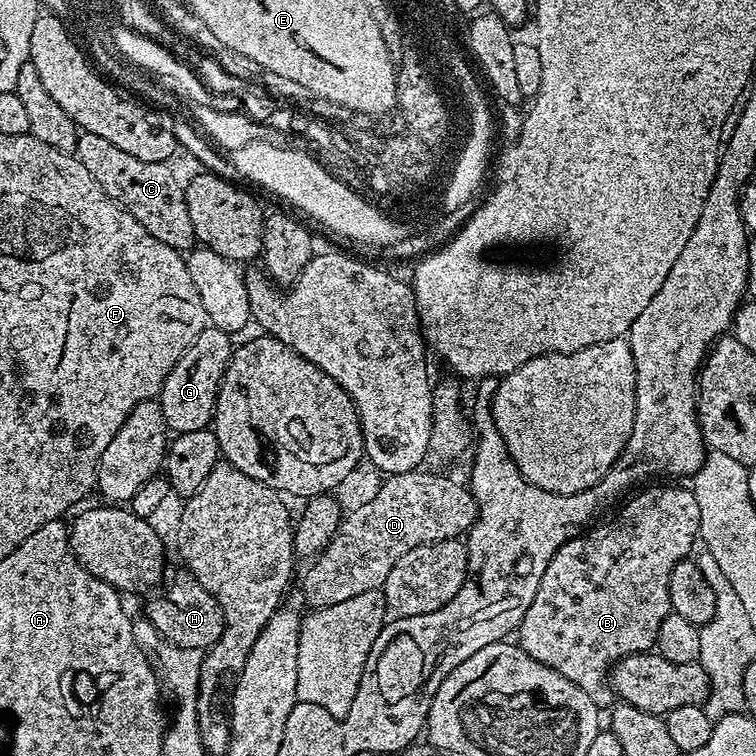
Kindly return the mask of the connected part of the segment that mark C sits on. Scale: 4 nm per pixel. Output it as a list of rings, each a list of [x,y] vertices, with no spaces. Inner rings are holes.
[[[81,131],[74,153],[77,160],[94,174],[98,186],[102,186],[104,193],[114,198],[158,242],[166,242],[174,251],[187,254],[197,247],[196,231],[190,223],[190,210],[186,210],[184,184],[168,169],[167,163],[142,162],[142,158],[134,158],[134,154],[126,154],[126,150],[118,150],[114,142],[100,137],[99,134],[90,134]]]

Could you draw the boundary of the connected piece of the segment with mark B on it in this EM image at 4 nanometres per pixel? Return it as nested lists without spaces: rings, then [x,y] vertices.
[[[668,482],[665,488],[648,488],[645,492],[638,493],[613,520],[608,520],[605,524],[600,525],[597,523],[581,532],[579,536],[575,536],[573,540],[566,541],[556,551],[554,558],[550,558],[550,566],[546,566],[546,574],[542,574],[542,582],[538,582],[538,594],[534,594],[534,602],[530,602],[530,610],[526,610],[520,623],[518,643],[524,652],[530,654],[530,658],[534,658],[538,662],[550,666],[558,674],[562,674],[562,678],[574,682],[574,686],[578,686],[586,694],[590,694],[590,698],[597,706],[613,703],[614,693],[610,683],[610,673],[622,657],[633,656],[639,652],[650,652],[655,649],[658,626],[662,626],[662,618],[666,618],[668,613],[672,611],[670,606],[670,570],[674,570],[674,566],[678,566],[678,562],[689,559],[690,553],[693,551],[692,543],[697,543],[700,535],[698,498],[694,498],[691,487],[675,488],[672,484],[675,483]]]

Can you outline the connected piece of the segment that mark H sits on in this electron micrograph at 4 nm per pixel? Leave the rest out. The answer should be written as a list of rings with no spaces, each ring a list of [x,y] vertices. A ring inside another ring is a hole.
[[[180,566],[178,570],[163,581],[157,596],[148,600],[146,615],[160,634],[183,648],[198,648],[207,650],[222,638],[224,629],[224,611],[208,591],[194,578],[194,574],[187,568]]]

